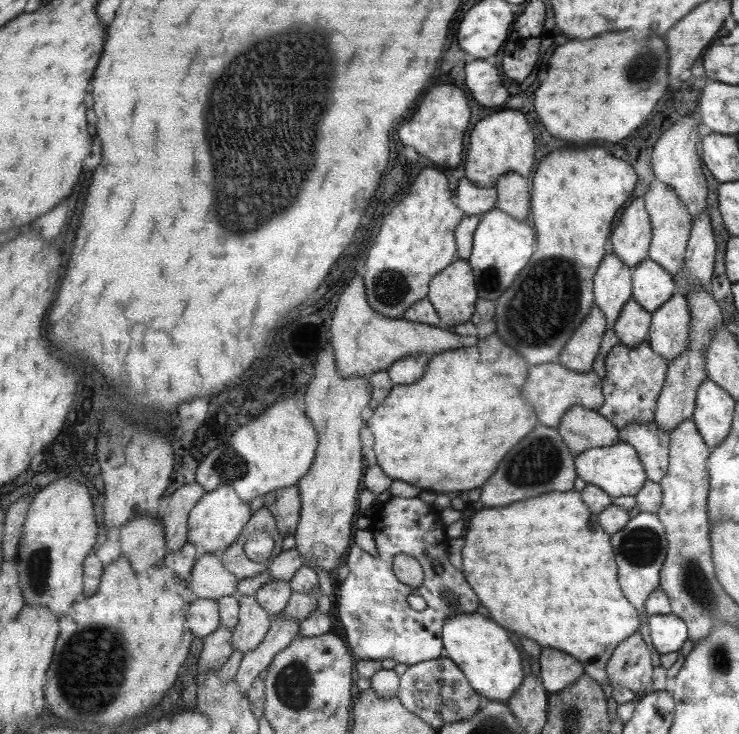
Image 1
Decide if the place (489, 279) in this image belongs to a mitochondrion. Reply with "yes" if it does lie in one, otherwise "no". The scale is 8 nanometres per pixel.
yes

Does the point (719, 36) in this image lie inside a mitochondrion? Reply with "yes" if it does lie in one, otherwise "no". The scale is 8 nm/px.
no

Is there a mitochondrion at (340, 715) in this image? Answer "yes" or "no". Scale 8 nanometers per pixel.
no

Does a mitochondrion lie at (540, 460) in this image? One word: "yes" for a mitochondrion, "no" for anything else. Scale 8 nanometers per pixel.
yes

